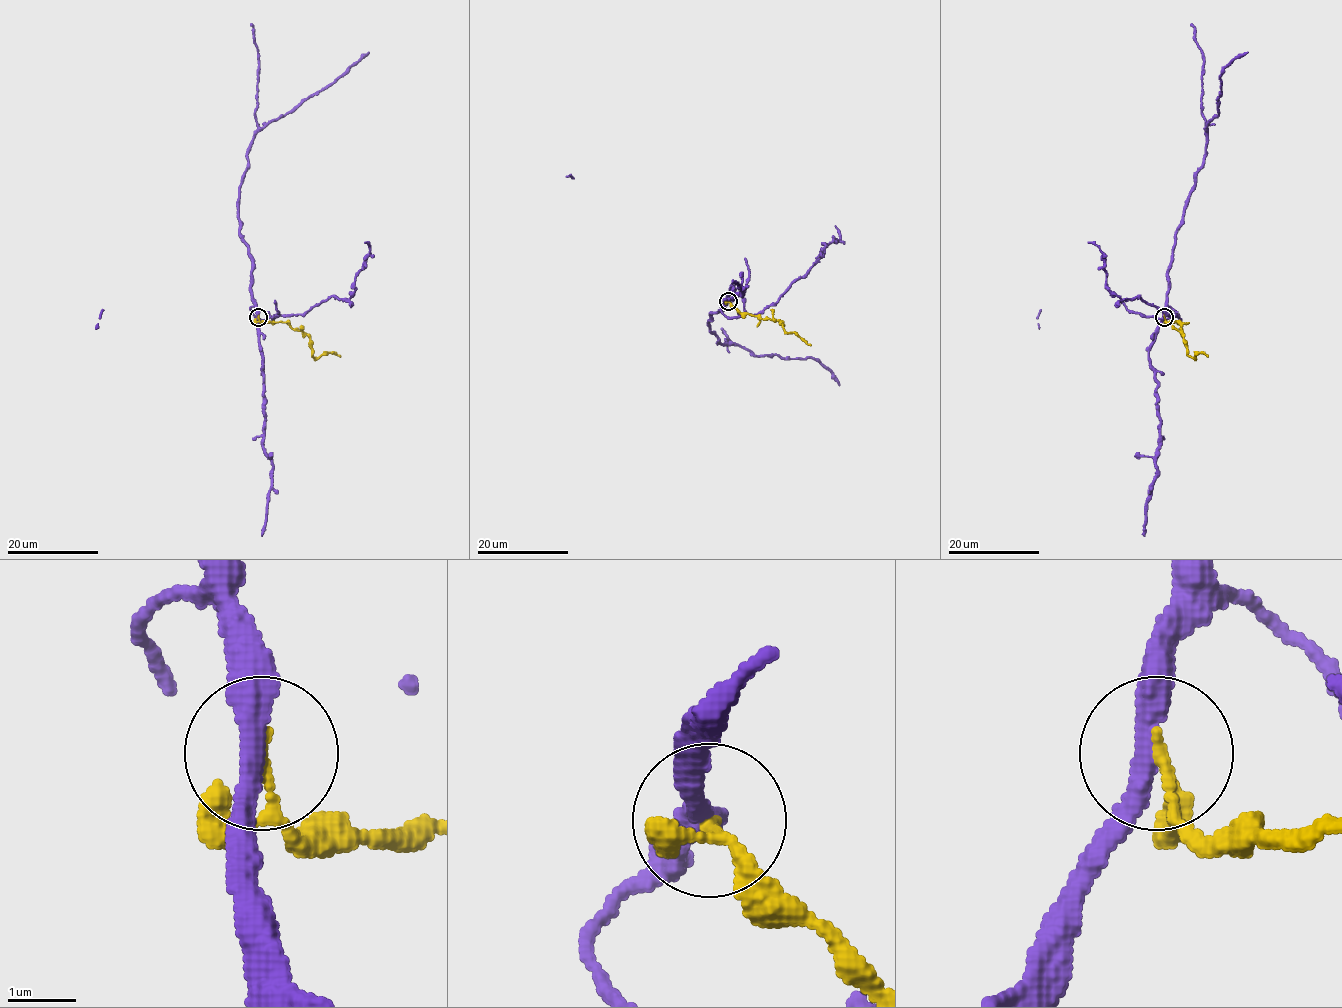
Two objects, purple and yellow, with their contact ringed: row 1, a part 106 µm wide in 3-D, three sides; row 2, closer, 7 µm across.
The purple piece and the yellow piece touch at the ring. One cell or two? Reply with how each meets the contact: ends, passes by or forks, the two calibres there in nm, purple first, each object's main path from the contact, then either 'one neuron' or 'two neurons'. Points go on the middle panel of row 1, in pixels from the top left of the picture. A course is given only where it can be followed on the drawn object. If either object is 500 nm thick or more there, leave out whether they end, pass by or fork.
purple passes by; yellow passes by; calibres 340 and 120 nm; course purple (728, 301), (710, 315), (709, 327), (719, 343), (736, 343), (757, 356), (816, 358), (839, 385); course yellow (728, 301), (741, 312), (779, 320), (787, 333), (795, 332), (810, 345); two neurons

